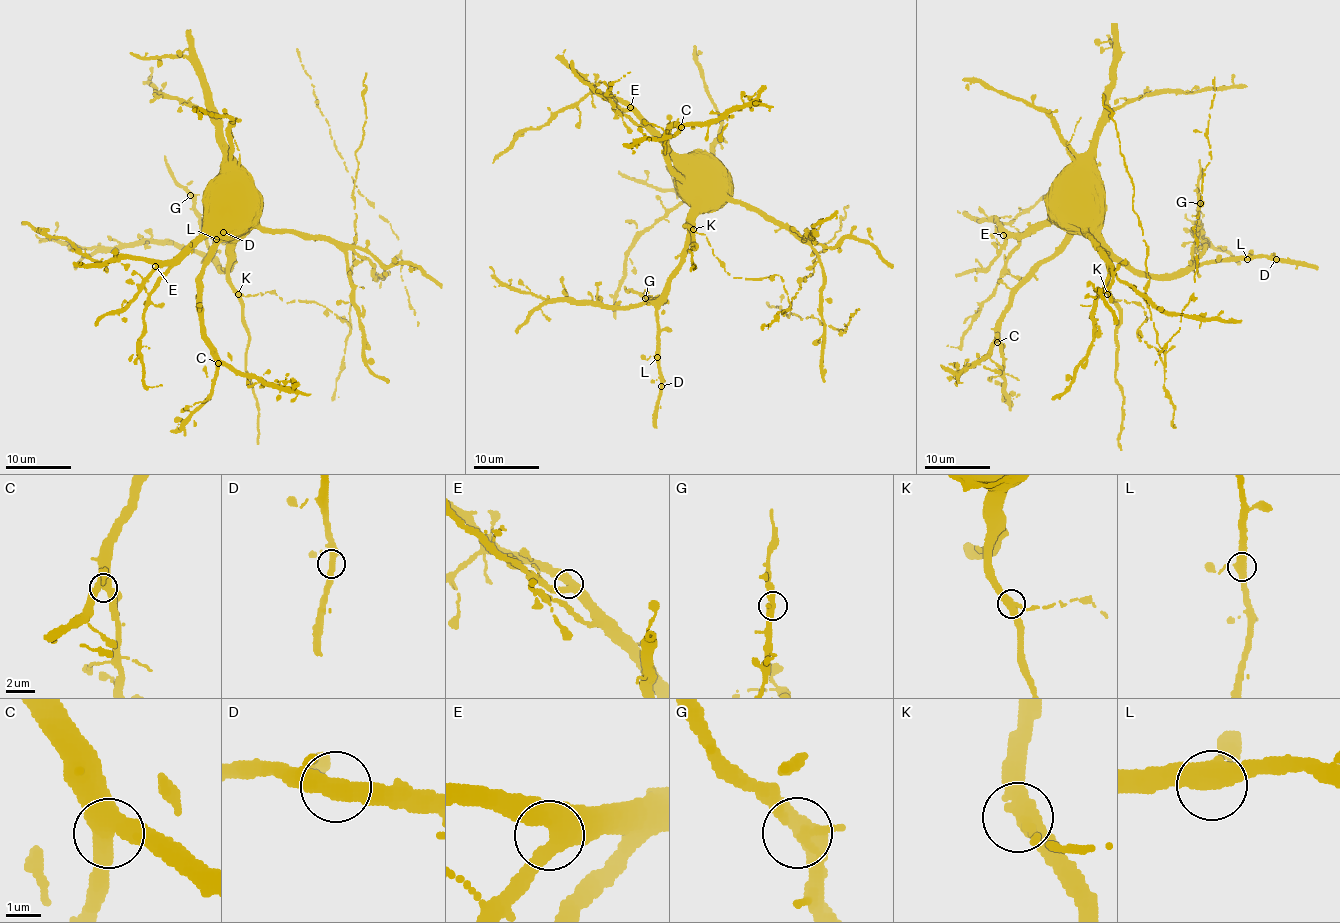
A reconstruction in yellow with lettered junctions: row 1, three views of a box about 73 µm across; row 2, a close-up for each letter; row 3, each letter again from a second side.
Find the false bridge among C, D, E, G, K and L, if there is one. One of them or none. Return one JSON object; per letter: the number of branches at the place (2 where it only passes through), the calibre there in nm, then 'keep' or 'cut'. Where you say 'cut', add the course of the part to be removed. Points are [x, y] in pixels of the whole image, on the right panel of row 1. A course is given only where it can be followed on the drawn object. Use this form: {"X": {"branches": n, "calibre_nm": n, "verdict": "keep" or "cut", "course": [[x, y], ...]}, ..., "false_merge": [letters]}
{"C": {"branches": 3, "calibre_nm": 440, "verdict": "keep"}, "D": {"branches": 3, "calibre_nm": 340, "verdict": "keep"}, "E": {"branches": 3, "calibre_nm": 440, "verdict": "keep"}, "G": {"branches": 3, "calibre_nm": 360, "verdict": "keep"}, "K": {"branches": 3, "calibre_nm": 360, "verdict": "keep"}, "L": {"branches": 3, "calibre_nm": 380, "verdict": "keep"}, "false_merge": []}

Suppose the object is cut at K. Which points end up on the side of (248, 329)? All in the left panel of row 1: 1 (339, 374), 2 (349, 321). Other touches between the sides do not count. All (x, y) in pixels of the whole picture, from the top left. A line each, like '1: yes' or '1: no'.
1: no
2: no

